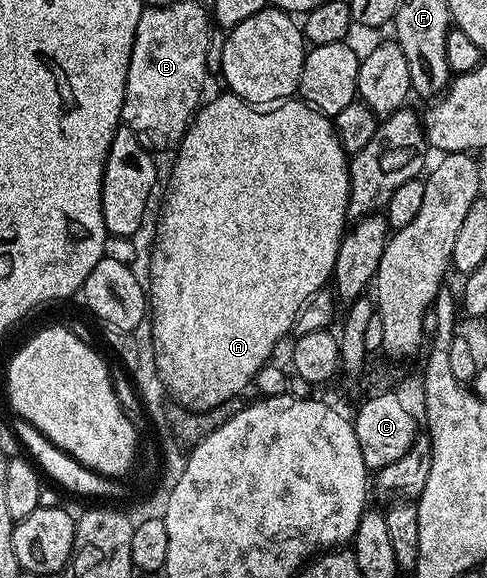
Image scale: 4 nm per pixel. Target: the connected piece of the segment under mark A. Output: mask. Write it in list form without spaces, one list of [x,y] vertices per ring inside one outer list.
[[[223,94],[209,103],[207,100],[192,116],[191,122],[183,132],[184,140],[180,143],[180,152],[177,153],[176,164],[172,167],[172,184],[168,187],[168,200],[164,203],[164,212],[161,213],[160,223],[158,222],[156,227],[156,241],[152,246],[152,260],[146,280],[157,371],[164,382],[167,394],[191,412],[209,410],[228,398],[247,392],[247,387],[250,387],[257,373],[275,356],[272,354],[275,353],[280,338],[295,328],[298,313],[307,305],[308,299],[329,286],[334,261],[338,257],[340,243],[346,234],[344,223],[349,222],[350,159],[340,143],[335,122],[324,112],[309,107],[296,97],[271,109],[261,109],[245,99],[239,99],[237,95]]]

